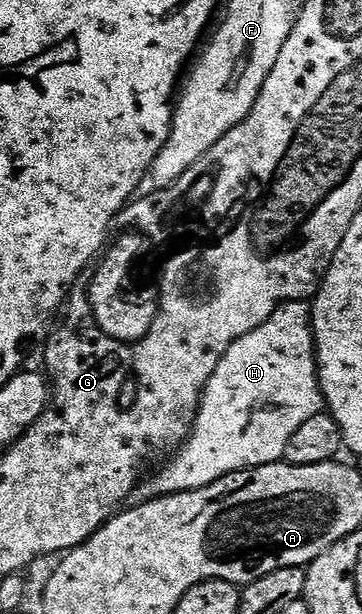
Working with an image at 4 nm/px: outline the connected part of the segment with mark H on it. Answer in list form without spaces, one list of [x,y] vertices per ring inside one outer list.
[[[282,301],[276,306],[274,315],[270,315],[270,319],[266,319],[266,323],[262,323],[262,327],[254,327],[254,331],[242,335],[242,339],[234,342],[226,351],[226,355],[222,355],[218,367],[214,367],[214,375],[210,375],[210,379],[204,388],[204,394],[200,397],[200,408],[196,411],[196,422],[192,425],[192,434],[180,446],[175,456],[171,458],[173,461],[167,465],[166,469],[158,470],[150,478],[148,476],[143,478],[134,487],[133,491],[130,491],[130,495],[124,500],[123,506],[125,508],[141,506],[143,503],[150,502],[154,498],[162,498],[170,494],[201,489],[218,479],[222,479],[226,475],[237,473],[243,469],[253,469],[254,467],[275,465],[283,462],[284,452],[294,435],[294,431],[298,431],[298,427],[302,427],[302,423],[306,423],[306,419],[311,419],[313,415],[325,412],[325,409],[324,392],[320,389],[320,376],[318,375],[318,367],[316,366],[316,340],[312,334],[312,306],[308,301]]]

